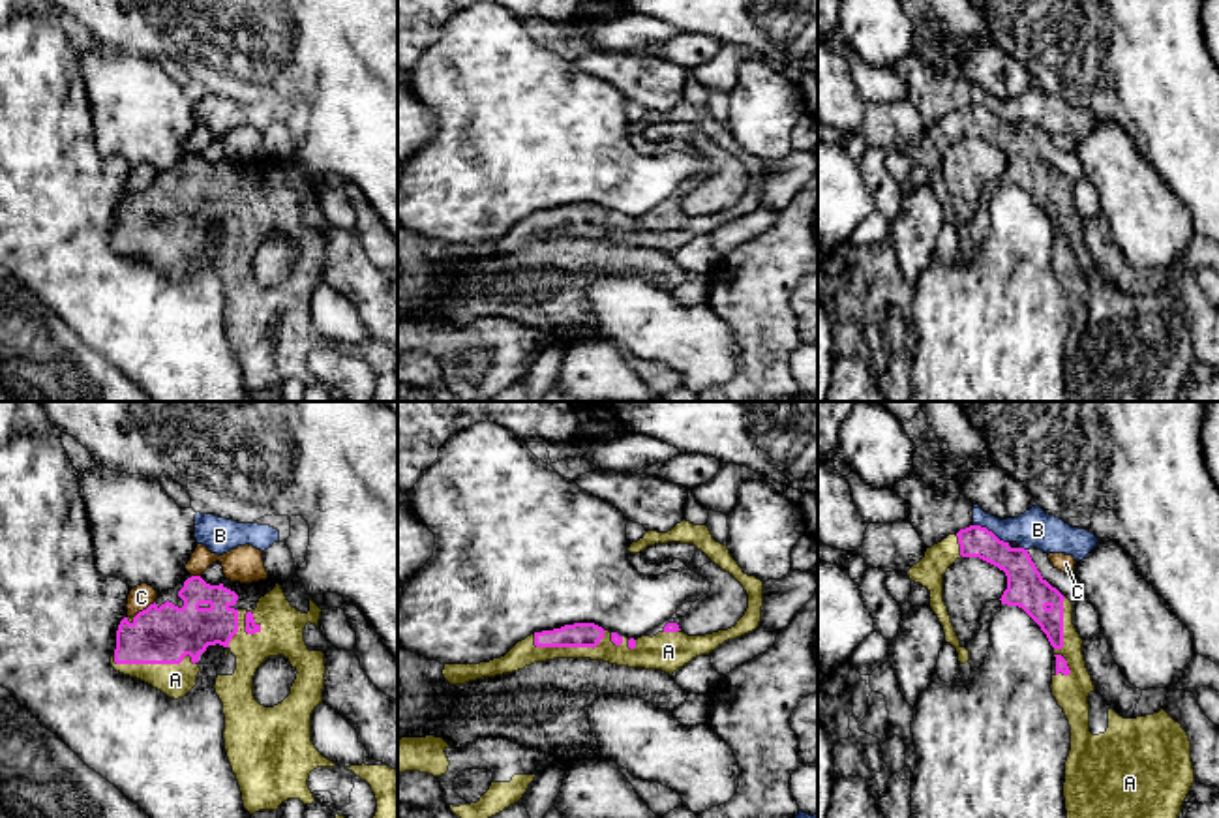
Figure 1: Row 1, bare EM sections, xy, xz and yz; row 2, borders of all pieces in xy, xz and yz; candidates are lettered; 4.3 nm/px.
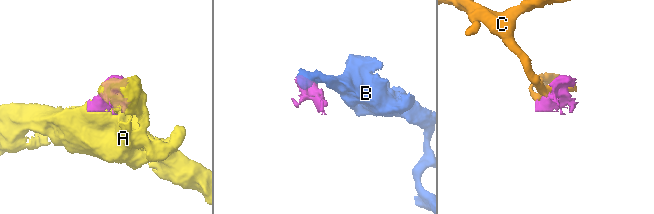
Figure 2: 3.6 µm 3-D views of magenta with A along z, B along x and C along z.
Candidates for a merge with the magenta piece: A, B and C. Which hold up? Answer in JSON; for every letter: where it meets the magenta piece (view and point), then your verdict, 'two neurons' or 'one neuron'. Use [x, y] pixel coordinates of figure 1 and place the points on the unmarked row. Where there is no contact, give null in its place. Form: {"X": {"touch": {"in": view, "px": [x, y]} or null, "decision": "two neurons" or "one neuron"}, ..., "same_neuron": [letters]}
{"A": {"touch": {"in": "xy", "px": [154, 242]}, "decision": "one neuron"}, "B": {"touch": {"in": "yz", "px": [991, 111]}, "decision": "two neurons"}, "C": {"touch": {"in": "xy", "px": [143, 190]}, "decision": "two neurons"}, "same_neuron": ["A"]}

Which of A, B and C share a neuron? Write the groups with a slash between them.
A / B / C

